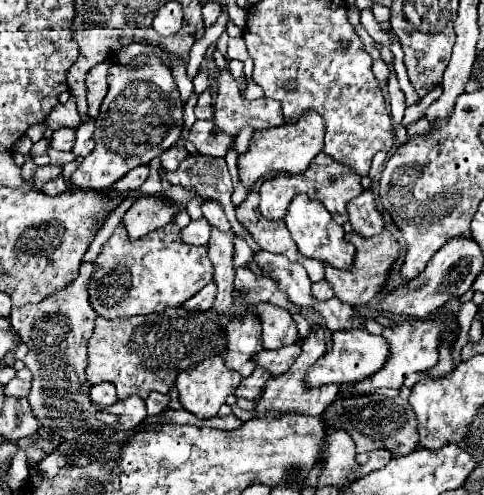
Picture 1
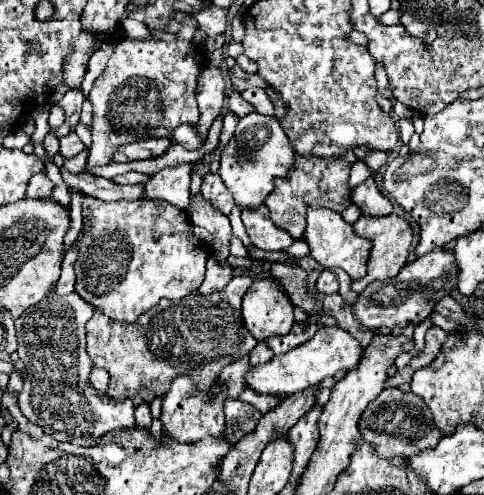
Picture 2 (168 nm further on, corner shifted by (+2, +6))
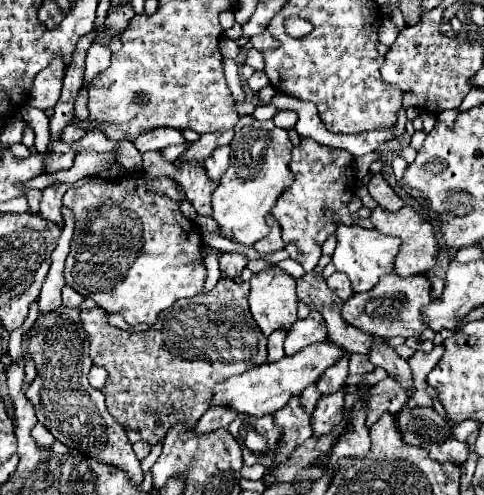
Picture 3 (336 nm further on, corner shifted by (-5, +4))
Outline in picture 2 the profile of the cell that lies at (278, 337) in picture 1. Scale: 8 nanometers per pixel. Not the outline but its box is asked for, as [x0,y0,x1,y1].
[243,275,295,341]

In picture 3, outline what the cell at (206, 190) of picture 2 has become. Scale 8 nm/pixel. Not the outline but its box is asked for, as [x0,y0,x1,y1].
[204,147,230,181]

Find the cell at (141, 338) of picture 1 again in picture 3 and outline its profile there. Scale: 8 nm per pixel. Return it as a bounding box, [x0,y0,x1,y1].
[82,279,266,445]

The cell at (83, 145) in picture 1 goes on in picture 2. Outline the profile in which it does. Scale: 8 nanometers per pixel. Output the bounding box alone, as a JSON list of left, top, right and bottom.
[59,133,83,159]

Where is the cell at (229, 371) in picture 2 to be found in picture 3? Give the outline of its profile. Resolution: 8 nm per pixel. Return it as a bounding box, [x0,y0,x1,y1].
[196,405,238,433]

